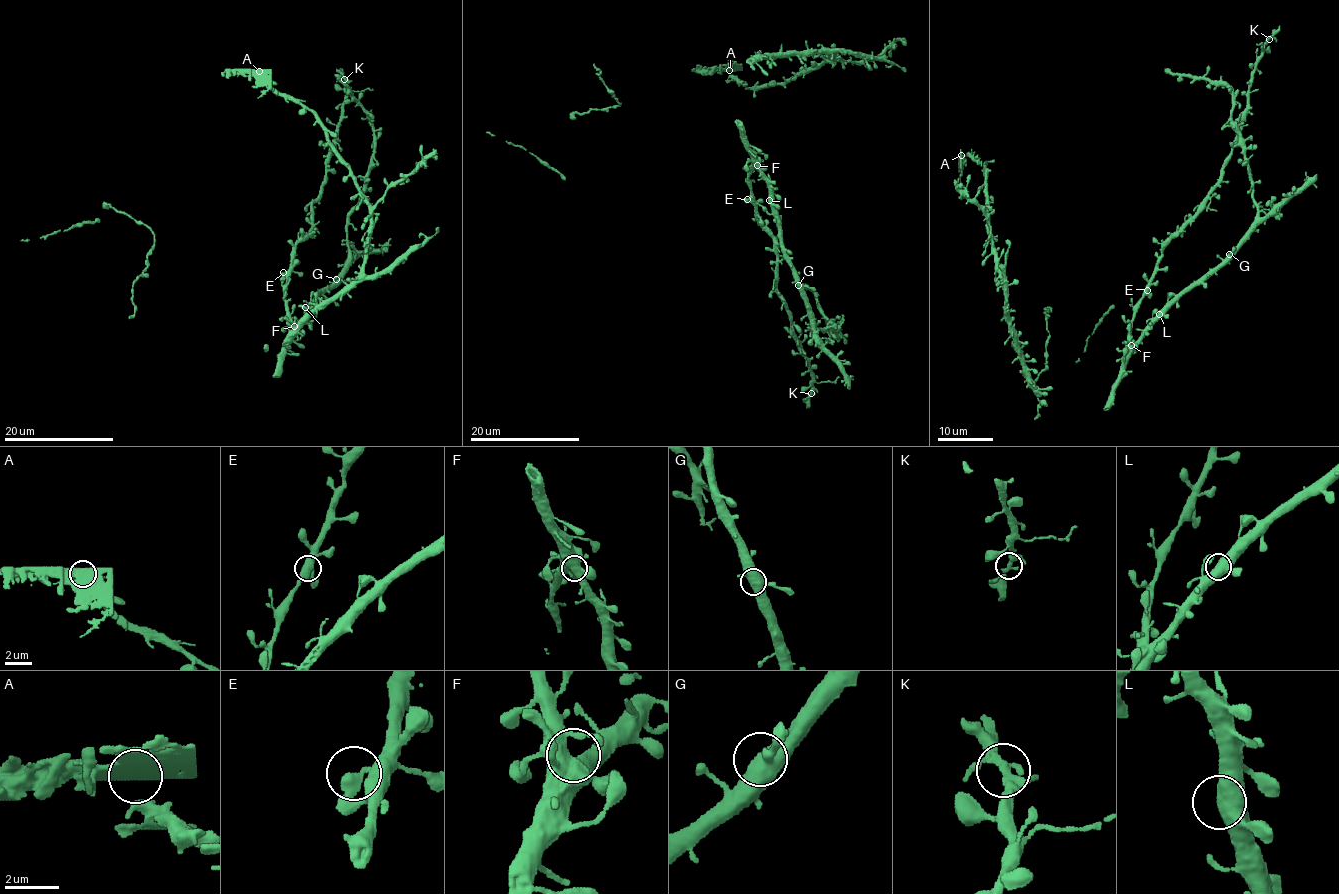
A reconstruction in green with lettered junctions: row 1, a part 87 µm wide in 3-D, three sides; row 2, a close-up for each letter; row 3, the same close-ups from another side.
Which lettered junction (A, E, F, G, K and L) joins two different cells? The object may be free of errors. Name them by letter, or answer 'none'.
A

